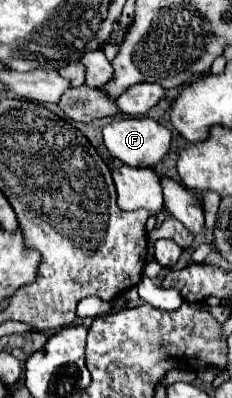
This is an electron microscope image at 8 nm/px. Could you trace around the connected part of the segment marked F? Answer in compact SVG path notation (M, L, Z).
M144 116L144 118L122 118L122 120L114 120L108 126L104 126L104 146L108 148L108 152L122 160L126 166L134 166L134 168L152 168L158 162L162 162L162 158L168 154L170 150L170 130L160 126L156 120Z

